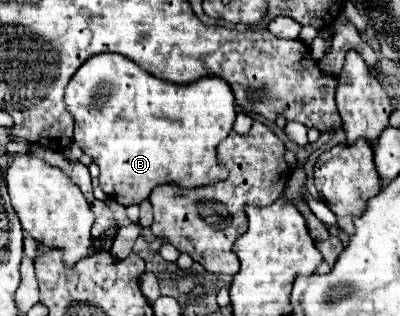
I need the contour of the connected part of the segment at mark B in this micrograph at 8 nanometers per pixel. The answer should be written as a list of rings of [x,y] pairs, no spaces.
[[[96,54],[90,56],[78,70],[76,74],[70,78],[68,86],[66,86],[66,106],[72,112],[76,126],[74,126],[74,144],[82,148],[84,154],[92,156],[92,160],[98,164],[100,168],[100,188],[108,194],[108,198],[112,198],[114,202],[122,204],[122,206],[130,206],[130,204],[140,204],[142,200],[146,200],[152,192],[152,188],[164,184],[164,182],[174,182],[174,184],[182,184],[184,188],[194,188],[200,184],[210,184],[216,180],[222,180],[224,176],[228,176],[228,172],[218,164],[216,160],[216,146],[220,144],[220,140],[224,140],[230,132],[232,132],[232,124],[234,124],[234,116],[236,116],[236,102],[234,102],[234,94],[232,88],[218,76],[210,74],[204,76],[192,84],[170,84],[166,80],[158,80],[156,76],[146,74],[146,70],[142,70],[138,64],[134,64],[130,58],[122,56],[122,54]]]

